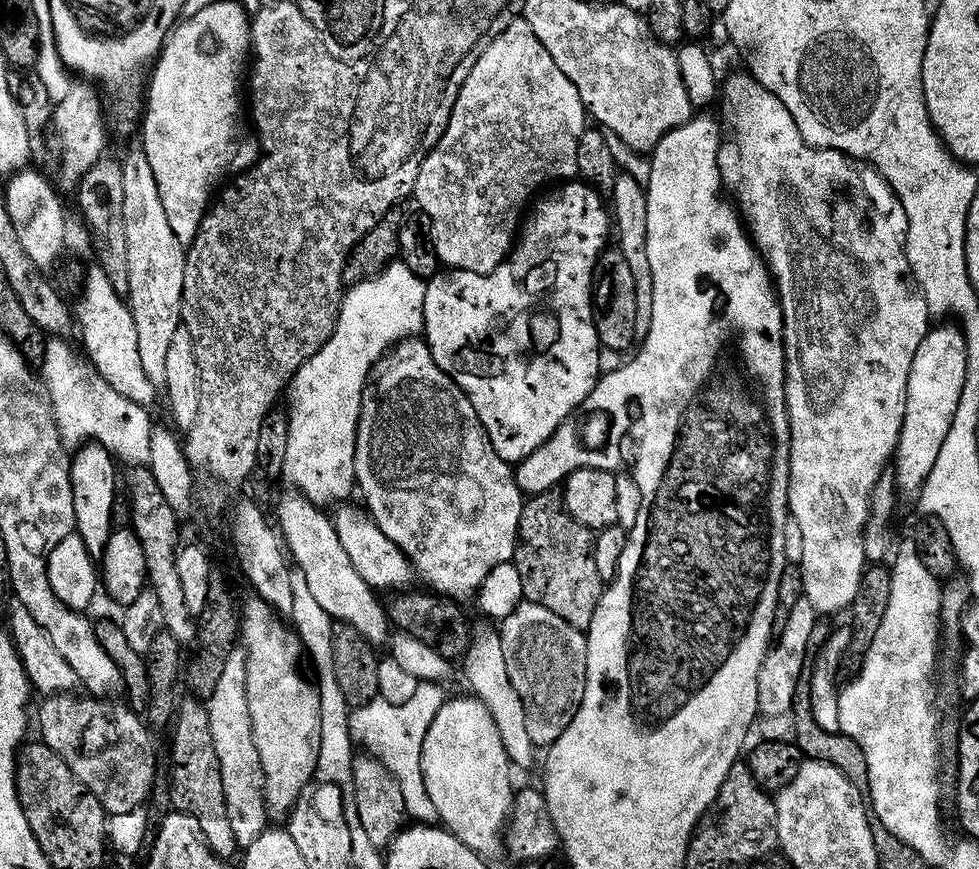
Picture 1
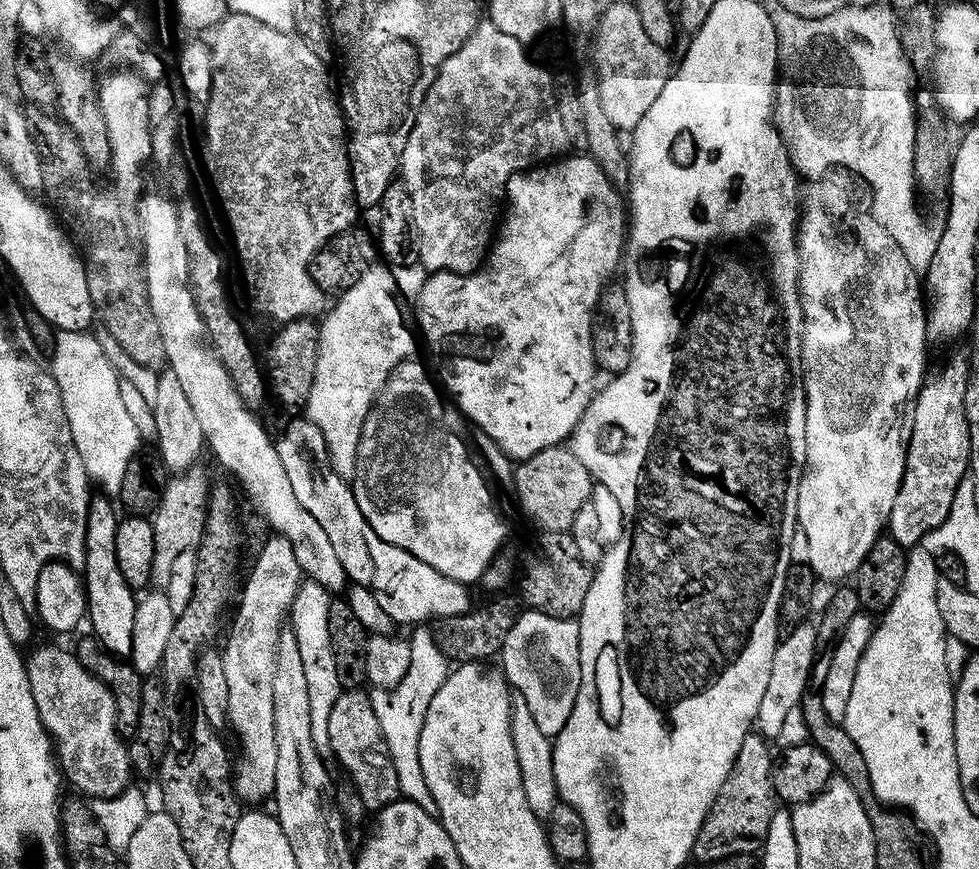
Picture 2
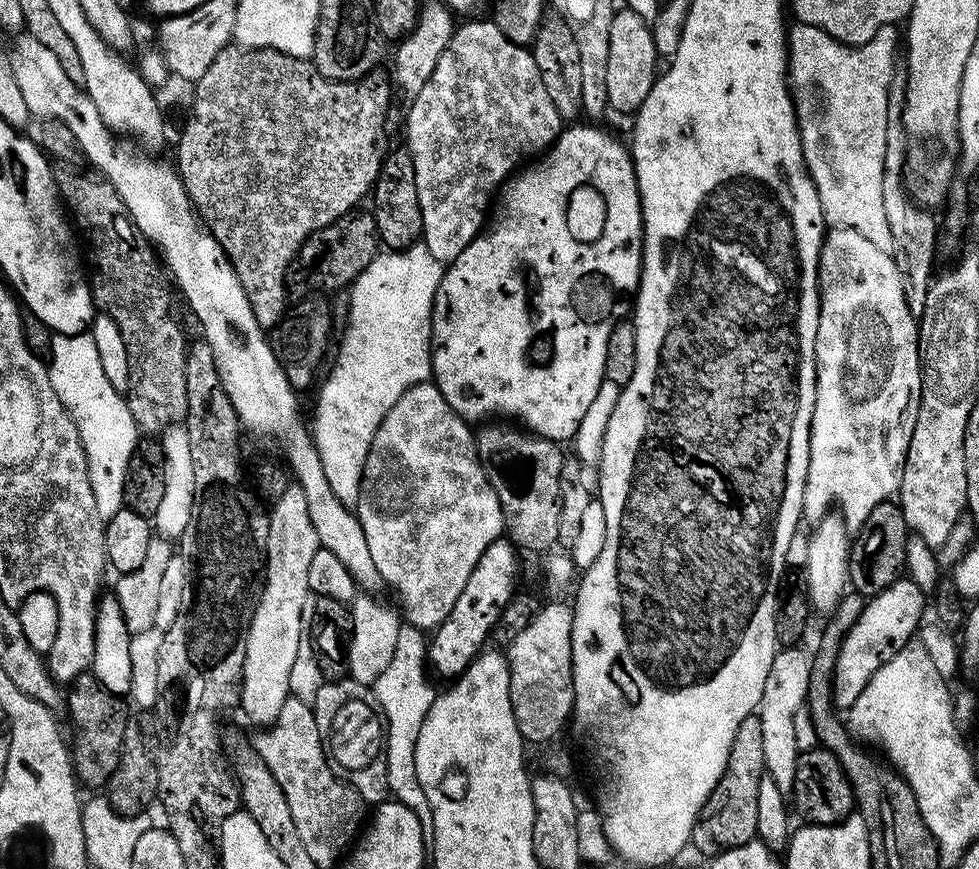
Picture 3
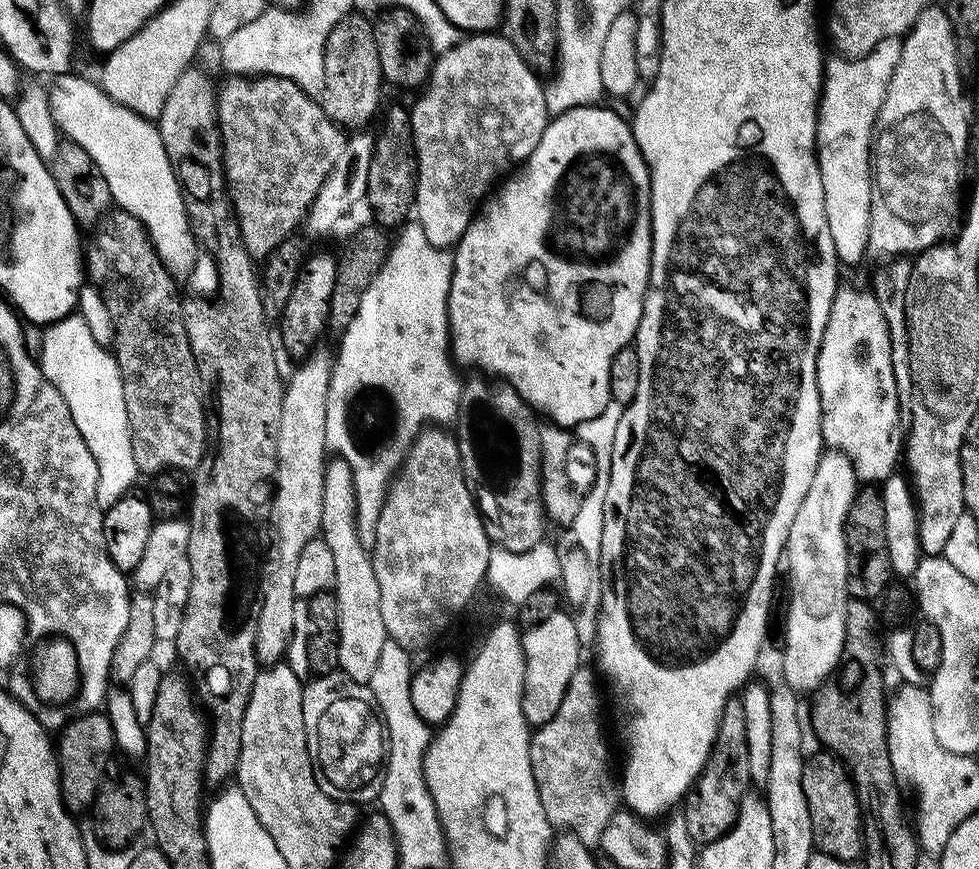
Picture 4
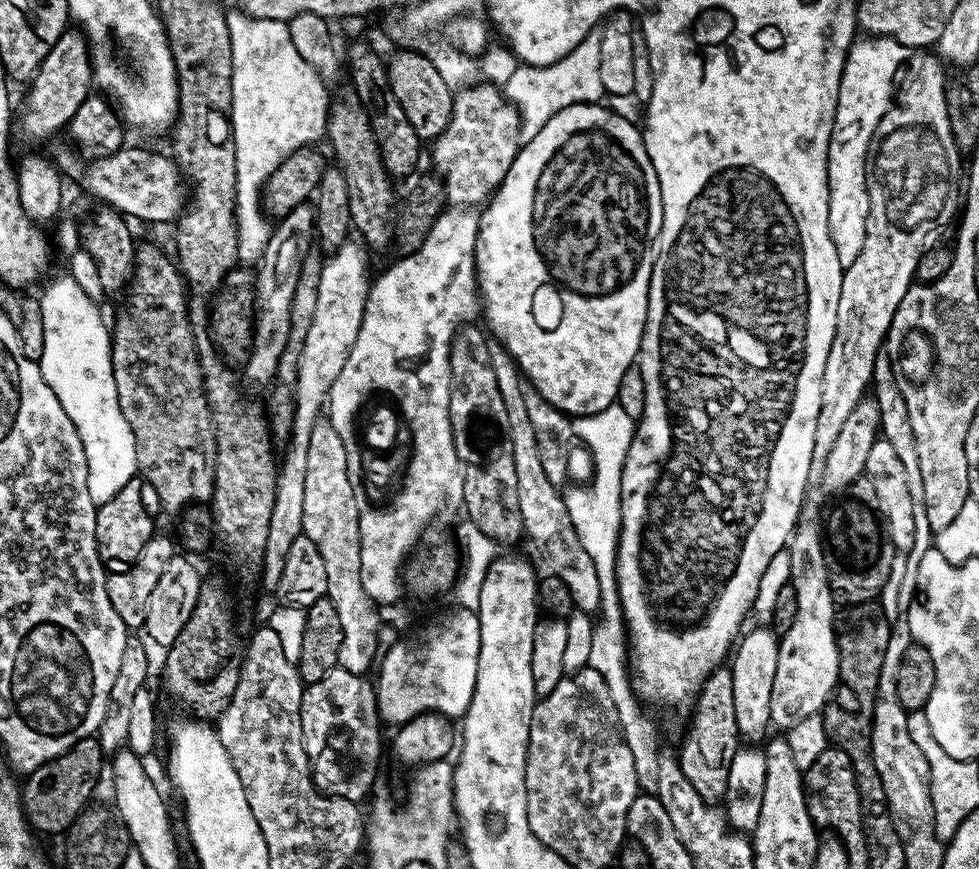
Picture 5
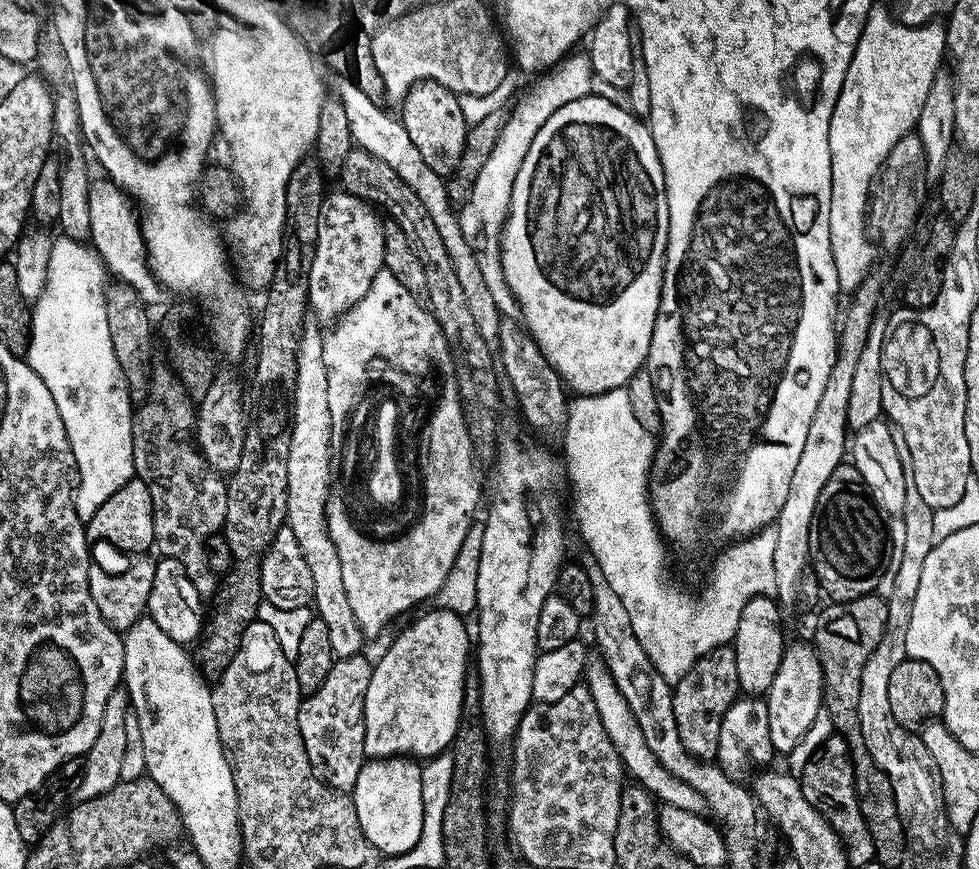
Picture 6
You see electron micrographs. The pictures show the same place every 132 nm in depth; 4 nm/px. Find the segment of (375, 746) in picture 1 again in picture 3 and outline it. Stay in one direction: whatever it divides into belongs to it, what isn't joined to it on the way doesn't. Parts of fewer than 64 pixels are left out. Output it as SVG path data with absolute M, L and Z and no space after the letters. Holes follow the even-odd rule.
M405 623L398 630L398 646L394 646L394 658L390 658L390 666L378 674L374 691L376 701L380 704L380 711L384 713L386 731L386 778L388 779L388 791L400 803L405 804L414 814L418 814L421 824L428 826L432 823L432 811L430 802L426 802L426 794L422 794L422 786L418 782L418 770L414 766L414 750L418 746L418 730L422 730L422 722L426 722L426 714L430 714L430 706L436 701L437 689L432 689L428 681L429 669L426 661L429 659L429 645L426 643L426 636L419 628Z

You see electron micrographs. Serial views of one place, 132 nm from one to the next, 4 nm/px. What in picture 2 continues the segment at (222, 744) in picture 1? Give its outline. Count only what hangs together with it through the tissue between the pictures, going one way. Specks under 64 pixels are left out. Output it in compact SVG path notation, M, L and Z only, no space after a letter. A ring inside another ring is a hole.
M279 534L269 535L251 563L252 569L249 572L247 569L226 632L228 645L222 648L222 655L229 699L228 724L236 731L236 740L240 743L240 761L237 764L235 761L231 773L232 788L237 800L248 806L260 806L276 790L274 773L278 770L278 746L274 742L274 662L280 630L289 619L302 573L290 542Z

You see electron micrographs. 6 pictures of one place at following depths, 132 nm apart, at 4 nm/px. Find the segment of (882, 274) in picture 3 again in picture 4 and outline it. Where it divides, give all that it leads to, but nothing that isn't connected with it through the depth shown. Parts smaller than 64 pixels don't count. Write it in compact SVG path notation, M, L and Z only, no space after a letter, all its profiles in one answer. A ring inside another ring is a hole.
M844 286L836 289L816 363L820 433L829 449L850 458L861 481L883 482L897 471L896 463L901 463L906 432L900 429L902 401L894 378L884 305L868 292Z

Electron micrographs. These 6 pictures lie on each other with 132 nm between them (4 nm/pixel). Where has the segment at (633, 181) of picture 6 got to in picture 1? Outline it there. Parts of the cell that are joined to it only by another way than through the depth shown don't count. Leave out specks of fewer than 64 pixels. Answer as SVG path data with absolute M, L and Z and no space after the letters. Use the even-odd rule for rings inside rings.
M568 182L563 186L553 187L552 190L553 192L545 200L537 199L535 201L536 209L534 209L534 204L531 209L532 217L530 217L530 212L527 219L523 221L518 243L493 272L478 274L461 268L440 270L424 285L422 336L428 342L430 354L434 358L434 362L438 362L440 369L464 391L466 398L470 398L470 406L474 406L498 458L508 461L513 466L525 460L530 454L534 454L534 450L538 450L538 446L542 446L542 442L546 442L550 438L550 434L554 434L554 430L558 430L560 423L575 413L601 377L598 368L600 339L594 330L592 321L592 274L596 271L596 259L599 258L610 240L610 212L606 207L605 197L590 184Z

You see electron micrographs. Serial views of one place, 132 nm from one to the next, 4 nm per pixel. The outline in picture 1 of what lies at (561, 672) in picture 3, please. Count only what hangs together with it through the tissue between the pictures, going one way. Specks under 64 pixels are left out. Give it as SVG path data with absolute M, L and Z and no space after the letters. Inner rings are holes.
M522 602L509 616L505 616L503 620L499 621L498 631L502 642L502 654L506 657L506 674L510 674L510 682L513 684L514 690L518 690L518 698L522 698L522 706L526 706L526 727L530 733L530 742L537 746L553 744L558 738L558 734L562 734L562 730L566 730L566 726L570 726L570 722L574 722L574 714L578 714L578 706L582 706L582 694L586 690L587 635L581 629L570 626L570 622L566 622L566 618L558 618L558 614L554 614L554 610L546 610L546 606L531 602Z

